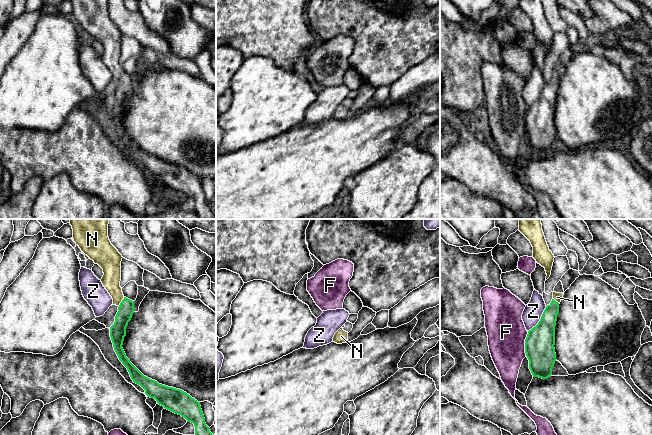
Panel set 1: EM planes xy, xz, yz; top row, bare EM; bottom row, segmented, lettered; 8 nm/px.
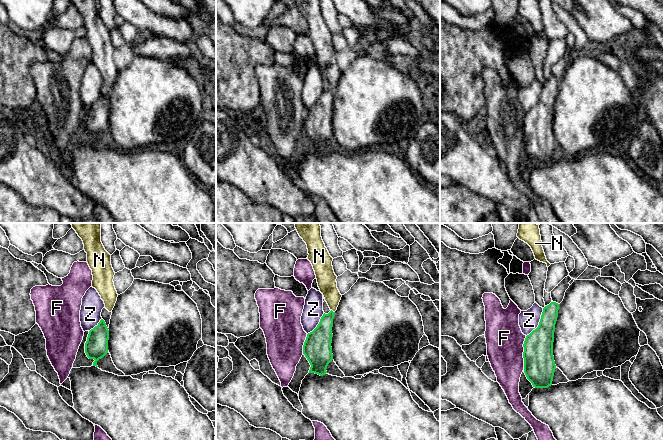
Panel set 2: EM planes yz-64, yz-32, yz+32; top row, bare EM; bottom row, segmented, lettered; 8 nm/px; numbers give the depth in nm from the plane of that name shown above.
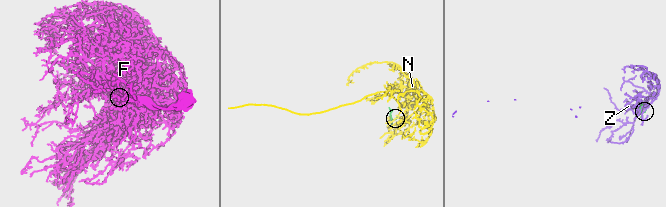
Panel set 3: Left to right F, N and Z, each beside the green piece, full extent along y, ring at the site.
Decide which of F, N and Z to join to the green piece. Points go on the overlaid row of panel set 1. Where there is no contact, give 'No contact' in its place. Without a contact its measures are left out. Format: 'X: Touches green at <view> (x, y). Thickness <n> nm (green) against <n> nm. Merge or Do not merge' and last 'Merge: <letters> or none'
F: Touches green at yz (525, 343). Thickness 240 nm (green) against 320 nm. Do not merge
N: Touches green at xy (122, 301). Thickness 130 nm (green) against 150 nm. Merge
Z: Touches green at yz (540, 319). Thickness 240 nm (green) against 150 nm. Do not merge
Merge: N

